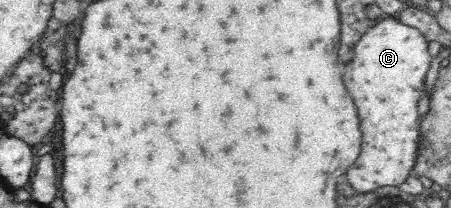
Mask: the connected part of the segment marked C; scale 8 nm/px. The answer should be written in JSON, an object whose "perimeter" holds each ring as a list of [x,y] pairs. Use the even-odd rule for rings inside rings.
{"perimeter":[[[383,16],[371,28],[364,32],[355,43],[352,58],[346,63],[343,82],[355,100],[361,130],[363,130],[363,148],[357,158],[357,166],[351,166],[347,172],[349,184],[357,192],[371,192],[375,189],[393,186],[397,187],[407,180],[415,166],[417,150],[419,150],[419,128],[415,124],[419,100],[425,94],[425,74],[431,66],[433,59],[427,49],[428,40],[419,30],[402,24],[397,17]]]}

